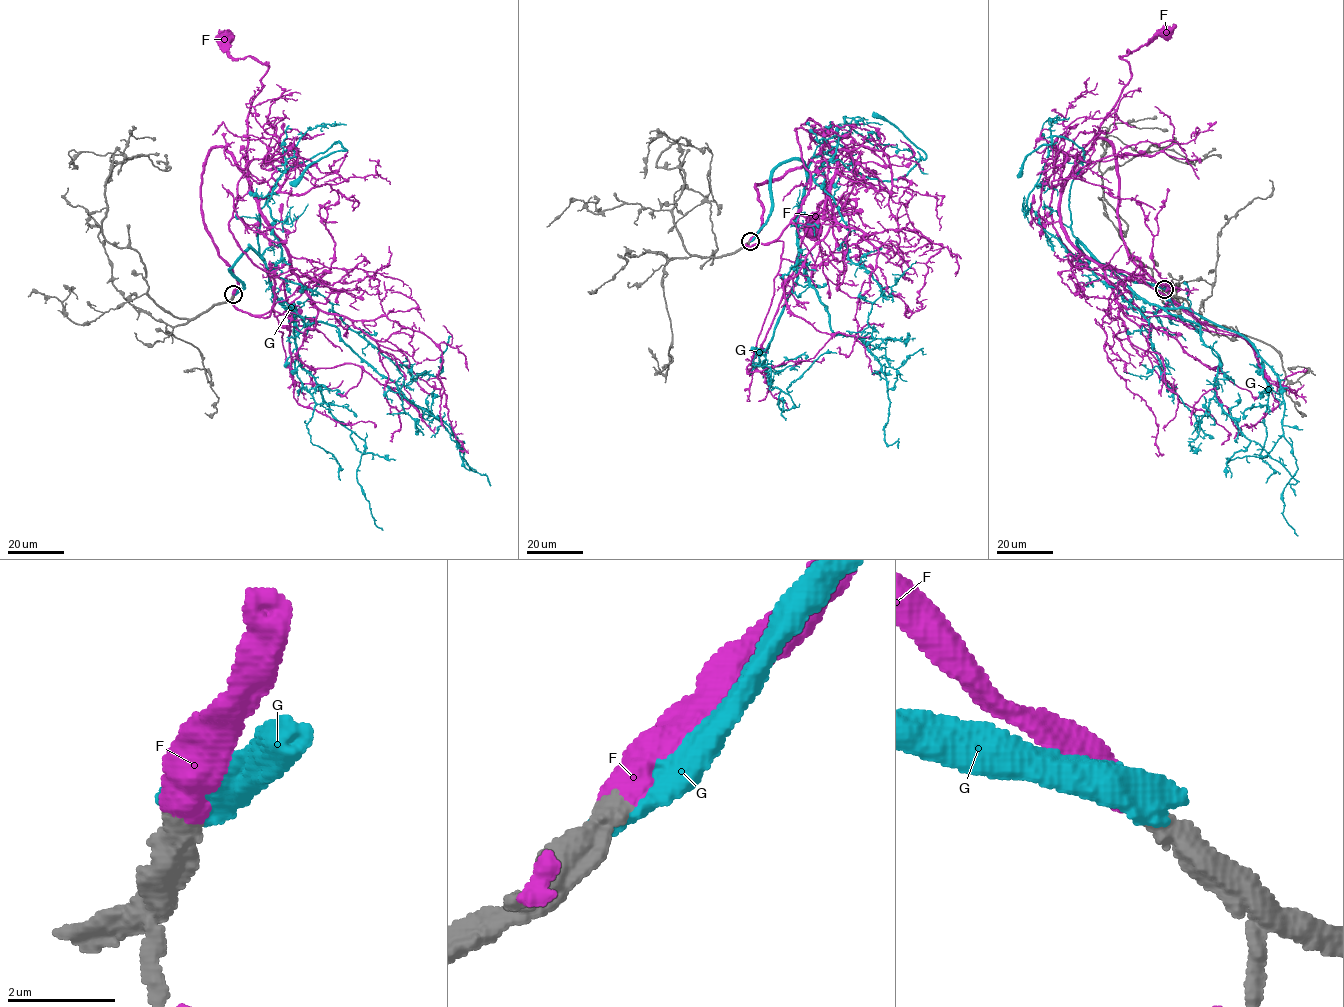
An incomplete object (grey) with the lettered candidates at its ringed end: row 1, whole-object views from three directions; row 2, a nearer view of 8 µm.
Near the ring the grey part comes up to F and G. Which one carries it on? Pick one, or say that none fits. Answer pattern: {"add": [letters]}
{"add": ["F"]}

